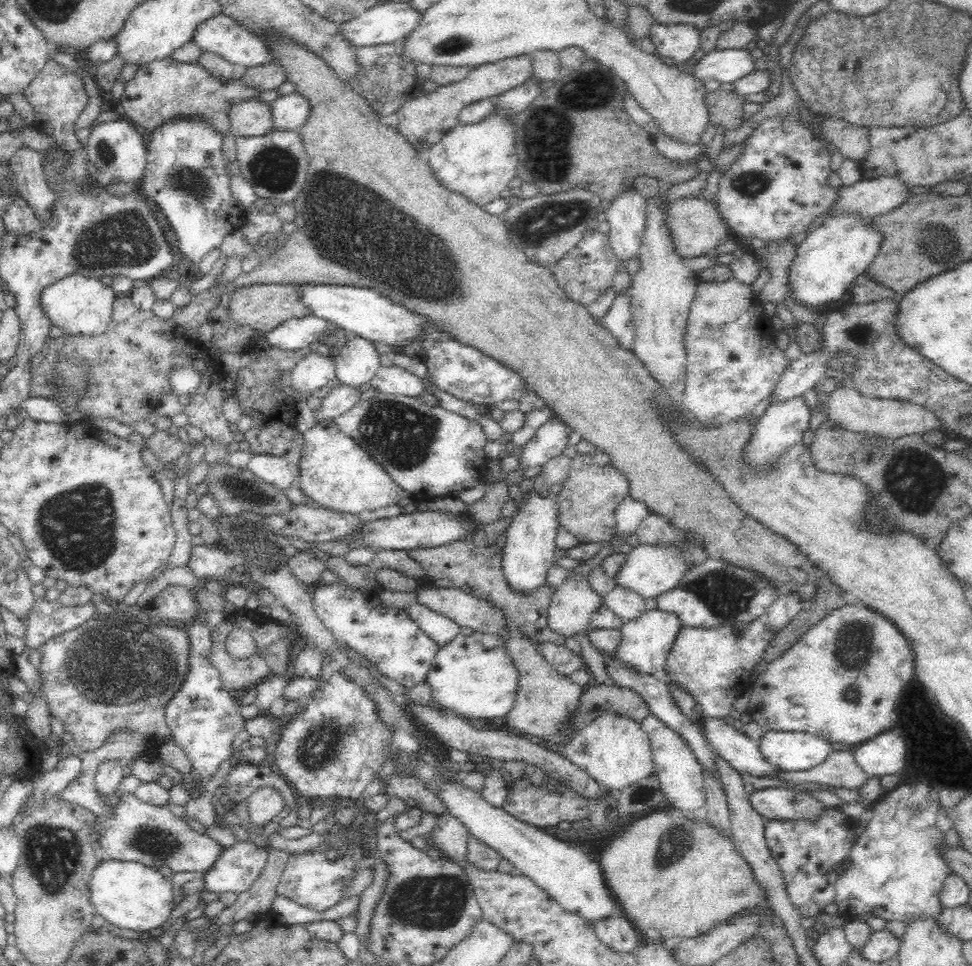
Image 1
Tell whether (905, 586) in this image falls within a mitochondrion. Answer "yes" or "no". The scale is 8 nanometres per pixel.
no

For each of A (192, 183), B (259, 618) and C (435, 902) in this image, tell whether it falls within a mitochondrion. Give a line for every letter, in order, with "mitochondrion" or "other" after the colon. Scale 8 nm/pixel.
A: mitochondrion
B: other
C: mitochondrion

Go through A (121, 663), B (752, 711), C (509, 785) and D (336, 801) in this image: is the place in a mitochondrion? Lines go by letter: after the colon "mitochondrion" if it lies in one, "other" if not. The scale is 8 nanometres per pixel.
A: mitochondrion
B: other
C: other
D: other

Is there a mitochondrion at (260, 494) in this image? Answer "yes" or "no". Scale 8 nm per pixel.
yes

